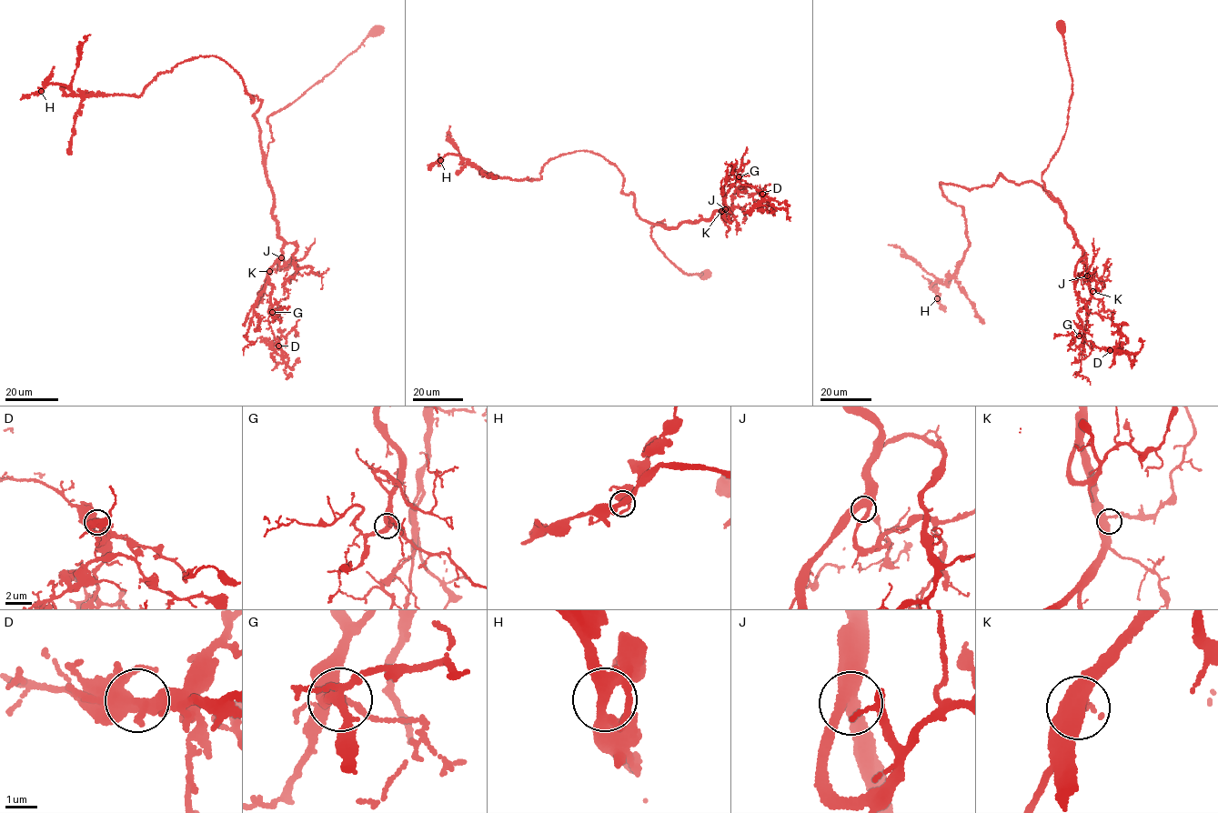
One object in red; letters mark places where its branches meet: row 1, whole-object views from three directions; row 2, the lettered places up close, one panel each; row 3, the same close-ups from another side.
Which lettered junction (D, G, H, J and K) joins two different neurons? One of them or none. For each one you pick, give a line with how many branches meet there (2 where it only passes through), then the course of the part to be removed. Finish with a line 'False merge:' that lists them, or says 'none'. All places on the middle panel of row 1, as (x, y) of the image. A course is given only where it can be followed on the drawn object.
D: branches 4; course (761, 193), (773, 205), (785, 209), (787, 218)
False merge: D

